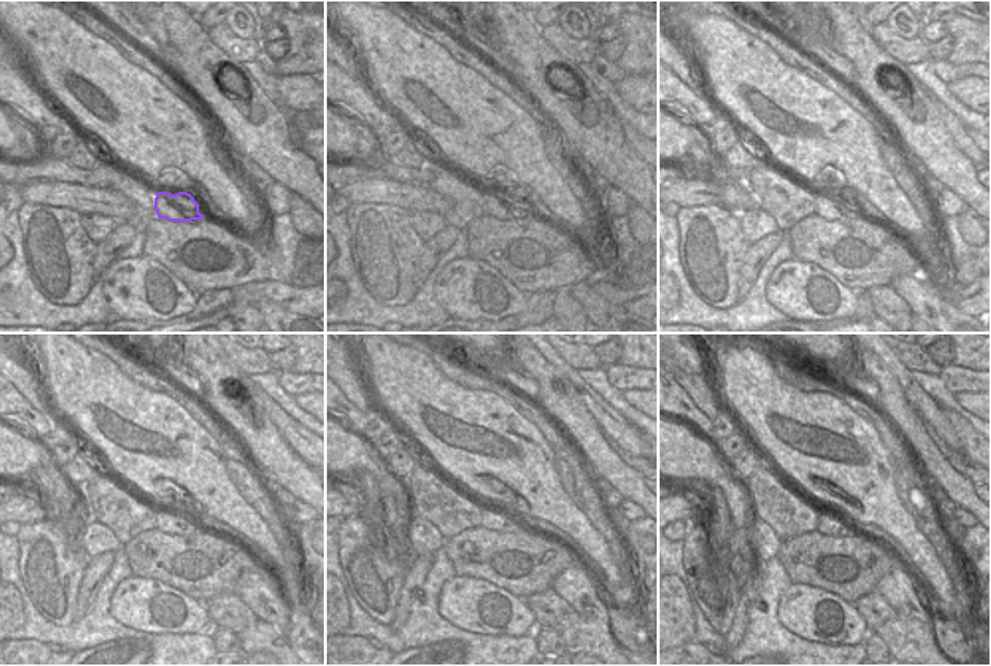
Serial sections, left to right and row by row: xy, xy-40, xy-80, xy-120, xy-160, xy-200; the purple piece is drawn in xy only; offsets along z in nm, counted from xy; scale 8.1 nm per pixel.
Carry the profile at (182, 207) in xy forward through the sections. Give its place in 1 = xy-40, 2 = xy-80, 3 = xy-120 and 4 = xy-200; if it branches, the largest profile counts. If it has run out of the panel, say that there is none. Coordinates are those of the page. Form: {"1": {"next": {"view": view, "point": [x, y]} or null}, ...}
{"1": {"next": {"view": "xy-40", "point": [510, 207]}}, "2": {"next": {"view": "xy-80", "point": [844, 208]}}, "3": {"next": {"view": "xy-120", "point": [162, 521]}}, "4": {"next": {"view": "xy-200", "point": [831, 524]}}}

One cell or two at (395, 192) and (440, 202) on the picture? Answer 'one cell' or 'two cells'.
one cell

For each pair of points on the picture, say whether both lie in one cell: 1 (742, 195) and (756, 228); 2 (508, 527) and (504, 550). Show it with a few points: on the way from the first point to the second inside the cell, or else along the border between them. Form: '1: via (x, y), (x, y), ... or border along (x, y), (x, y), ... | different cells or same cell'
1: border along (761, 208), (749, 208), (739, 213) | different cells
2: border along (482, 525), (499, 532), (523, 532), (526, 529) | different cells

